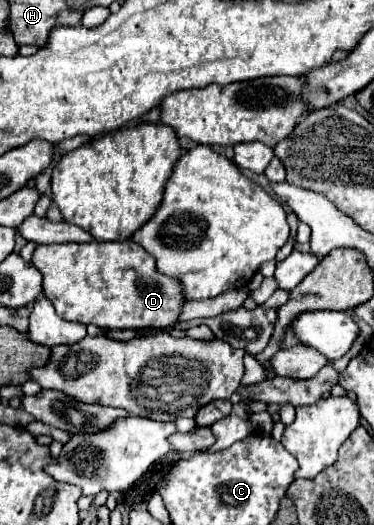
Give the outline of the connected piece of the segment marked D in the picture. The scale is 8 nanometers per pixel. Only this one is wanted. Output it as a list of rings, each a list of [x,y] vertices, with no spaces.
[[[113,241],[113,243],[59,243],[59,245],[37,245],[31,263],[43,275],[43,293],[53,303],[59,317],[67,321],[79,321],[83,325],[97,325],[101,329],[159,329],[173,325],[185,303],[179,281],[155,273],[153,257],[141,249],[135,241]]]

